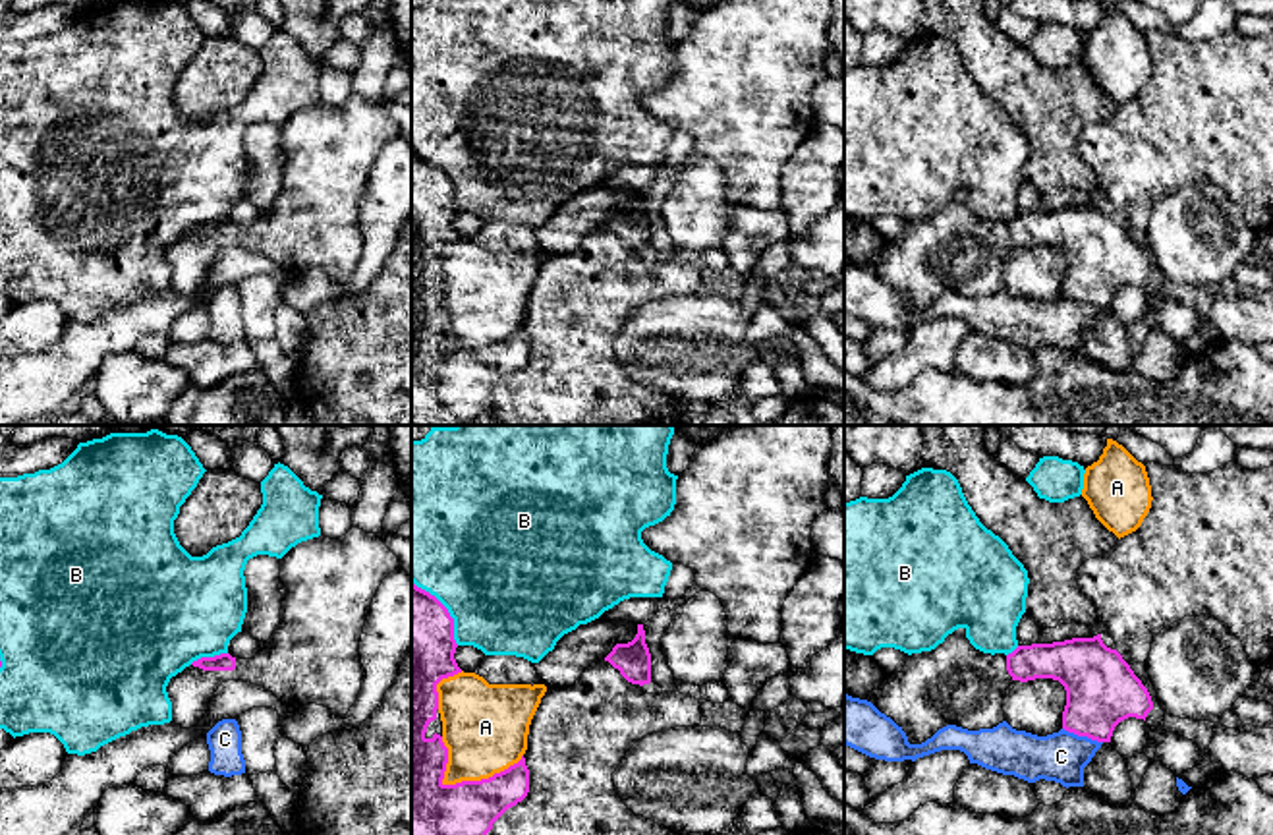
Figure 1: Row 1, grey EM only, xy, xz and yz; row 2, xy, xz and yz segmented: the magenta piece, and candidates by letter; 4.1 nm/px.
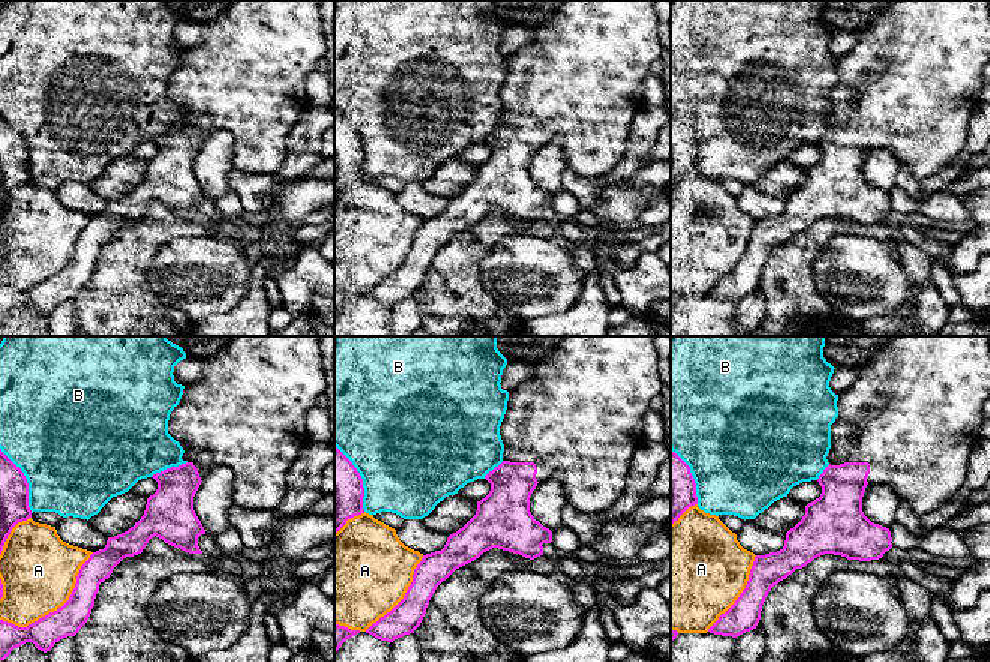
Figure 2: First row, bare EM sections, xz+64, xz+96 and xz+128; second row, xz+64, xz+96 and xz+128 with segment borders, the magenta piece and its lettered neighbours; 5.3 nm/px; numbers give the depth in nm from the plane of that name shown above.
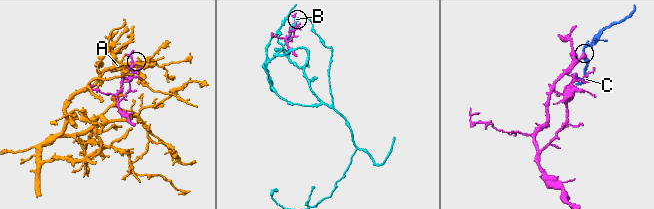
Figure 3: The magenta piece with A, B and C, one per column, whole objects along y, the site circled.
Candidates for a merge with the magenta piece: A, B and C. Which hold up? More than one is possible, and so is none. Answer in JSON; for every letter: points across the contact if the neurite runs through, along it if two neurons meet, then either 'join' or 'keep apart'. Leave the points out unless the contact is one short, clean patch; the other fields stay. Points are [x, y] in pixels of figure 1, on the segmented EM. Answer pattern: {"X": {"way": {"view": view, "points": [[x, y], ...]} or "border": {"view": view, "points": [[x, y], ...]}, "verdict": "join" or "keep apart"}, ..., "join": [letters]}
{"A": {"verdict": "keep apart"}, "B": {"verdict": "keep apart"}, "C": {"border": {"view": "yz", "points": [[1063, 727], [1102, 743]]}, "verdict": "keep apart"}, "join": []}

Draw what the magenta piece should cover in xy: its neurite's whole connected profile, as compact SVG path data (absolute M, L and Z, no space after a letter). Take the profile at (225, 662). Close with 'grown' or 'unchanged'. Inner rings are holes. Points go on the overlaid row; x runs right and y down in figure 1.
M352 528L346 535L325 535L292 547L280 559L282 609L280 624L251 659L220 653L201 657L170 678L172 721L193 729L209 711L211 698L222 682L243 680L272 692L286 707L325 705L346 715L361 690L359 642L373 597L382 580L400 566L382 543L382 533Z; grown

